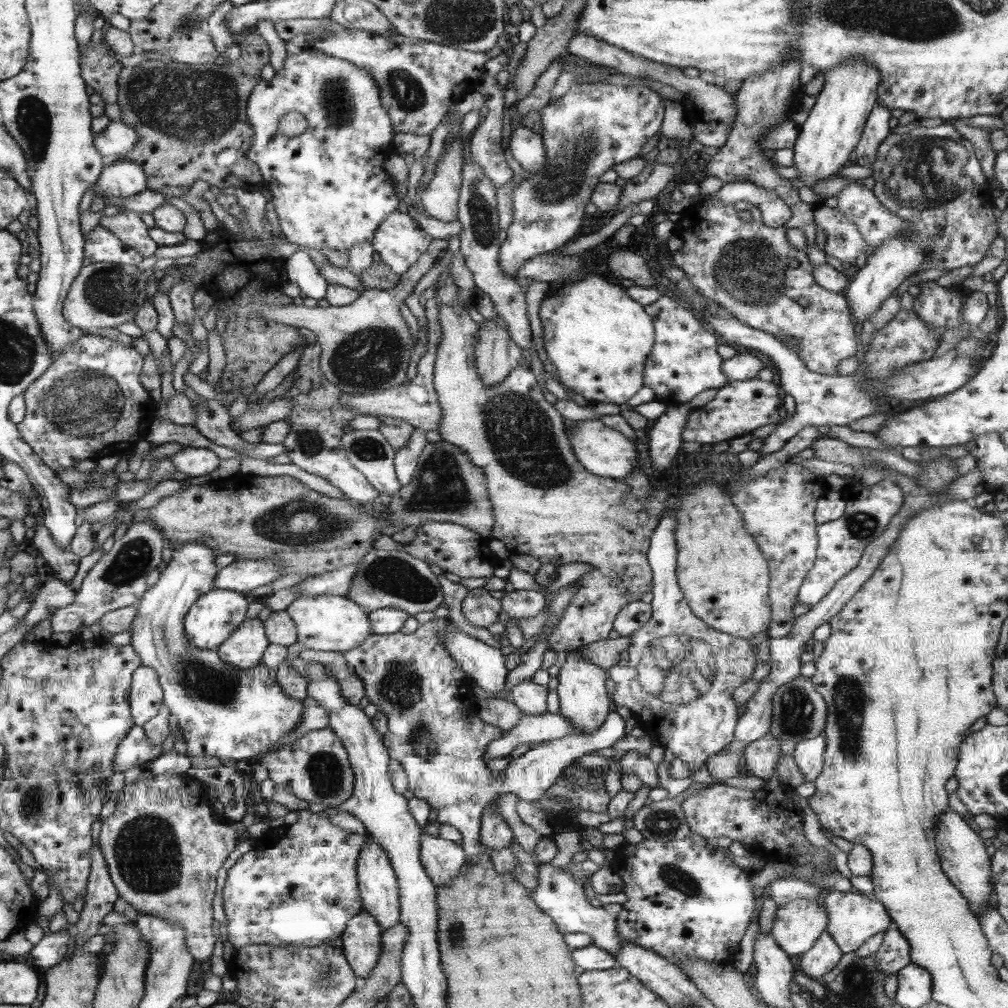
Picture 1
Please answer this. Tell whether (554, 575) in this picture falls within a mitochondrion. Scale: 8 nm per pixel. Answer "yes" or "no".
no

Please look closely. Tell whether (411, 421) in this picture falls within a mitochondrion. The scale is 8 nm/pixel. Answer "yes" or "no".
no

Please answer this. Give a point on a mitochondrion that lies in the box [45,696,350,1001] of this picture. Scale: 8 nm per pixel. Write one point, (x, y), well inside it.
(147, 851)

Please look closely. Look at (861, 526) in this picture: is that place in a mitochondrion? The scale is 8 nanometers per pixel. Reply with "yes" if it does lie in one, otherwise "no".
yes

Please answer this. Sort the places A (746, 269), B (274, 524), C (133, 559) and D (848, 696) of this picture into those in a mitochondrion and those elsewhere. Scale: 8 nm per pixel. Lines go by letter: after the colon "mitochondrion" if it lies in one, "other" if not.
A: mitochondrion
B: mitochondrion
C: mitochondrion
D: mitochondrion

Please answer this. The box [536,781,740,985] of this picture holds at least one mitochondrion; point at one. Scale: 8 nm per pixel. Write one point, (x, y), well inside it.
(671, 874)

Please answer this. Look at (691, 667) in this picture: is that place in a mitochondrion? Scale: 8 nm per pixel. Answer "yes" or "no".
yes

